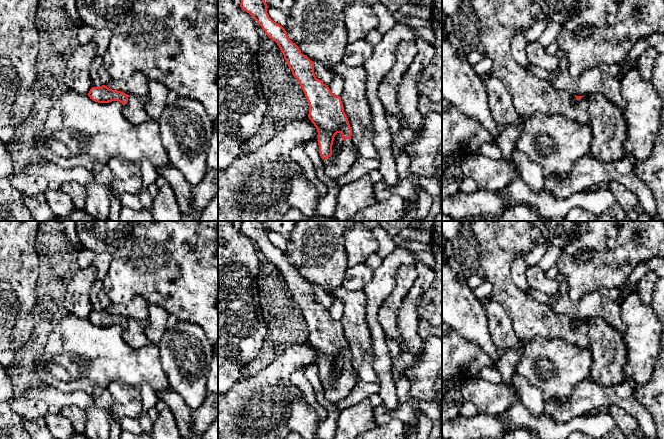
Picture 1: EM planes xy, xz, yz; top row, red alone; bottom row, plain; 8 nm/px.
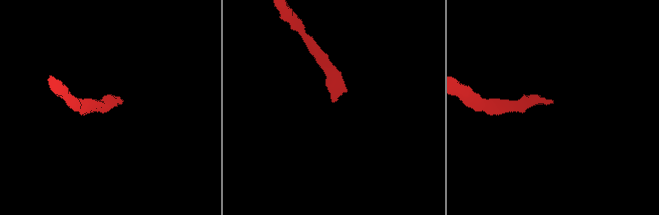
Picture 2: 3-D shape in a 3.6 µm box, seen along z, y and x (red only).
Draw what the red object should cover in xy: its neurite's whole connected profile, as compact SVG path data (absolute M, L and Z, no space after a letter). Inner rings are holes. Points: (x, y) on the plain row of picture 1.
M102 309L101 311L92 311L88 317L90 323L98 327L109 327L112 325L119 325L123 329L128 326L129 319L109 313L107 310Z

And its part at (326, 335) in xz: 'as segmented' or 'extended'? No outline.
extended

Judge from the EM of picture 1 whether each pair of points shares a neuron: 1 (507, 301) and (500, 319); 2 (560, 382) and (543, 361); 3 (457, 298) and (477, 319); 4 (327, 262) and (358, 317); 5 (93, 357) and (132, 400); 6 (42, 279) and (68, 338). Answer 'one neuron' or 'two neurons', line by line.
1: two neurons
2: one neuron
3: one neuron
4: two neurons
5: two neurons
6: two neurons

